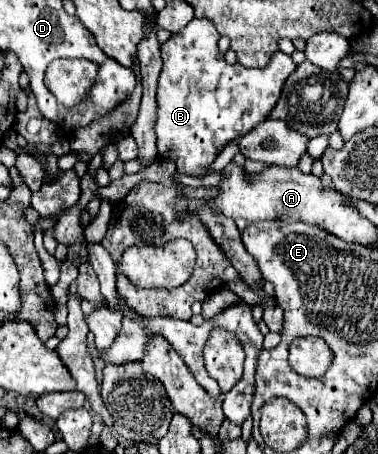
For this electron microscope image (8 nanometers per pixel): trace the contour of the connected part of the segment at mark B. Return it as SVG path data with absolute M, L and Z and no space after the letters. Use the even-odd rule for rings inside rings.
M193 19L187 27L173 33L173 37L163 43L163 77L157 89L157 149L161 159L169 159L177 165L179 173L187 173L193 177L205 175L205 167L215 161L215 157L221 153L221 149L239 139L241 135L249 133L259 125L259 121L265 121L267 115L273 111L283 83L287 77L297 69L291 55L285 55L281 51L273 53L267 67L263 69L249 69L239 63L229 65L223 59L223 53L217 49L219 33L213 23L207 19Z

